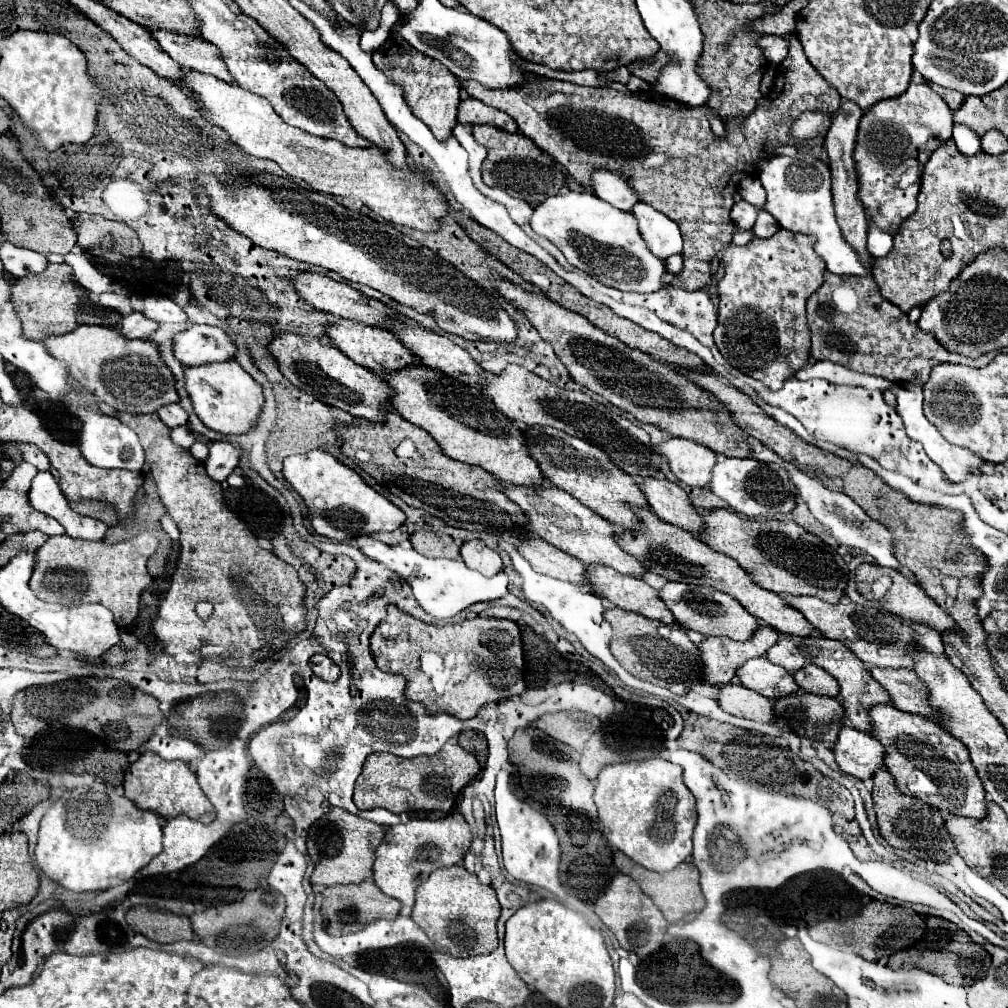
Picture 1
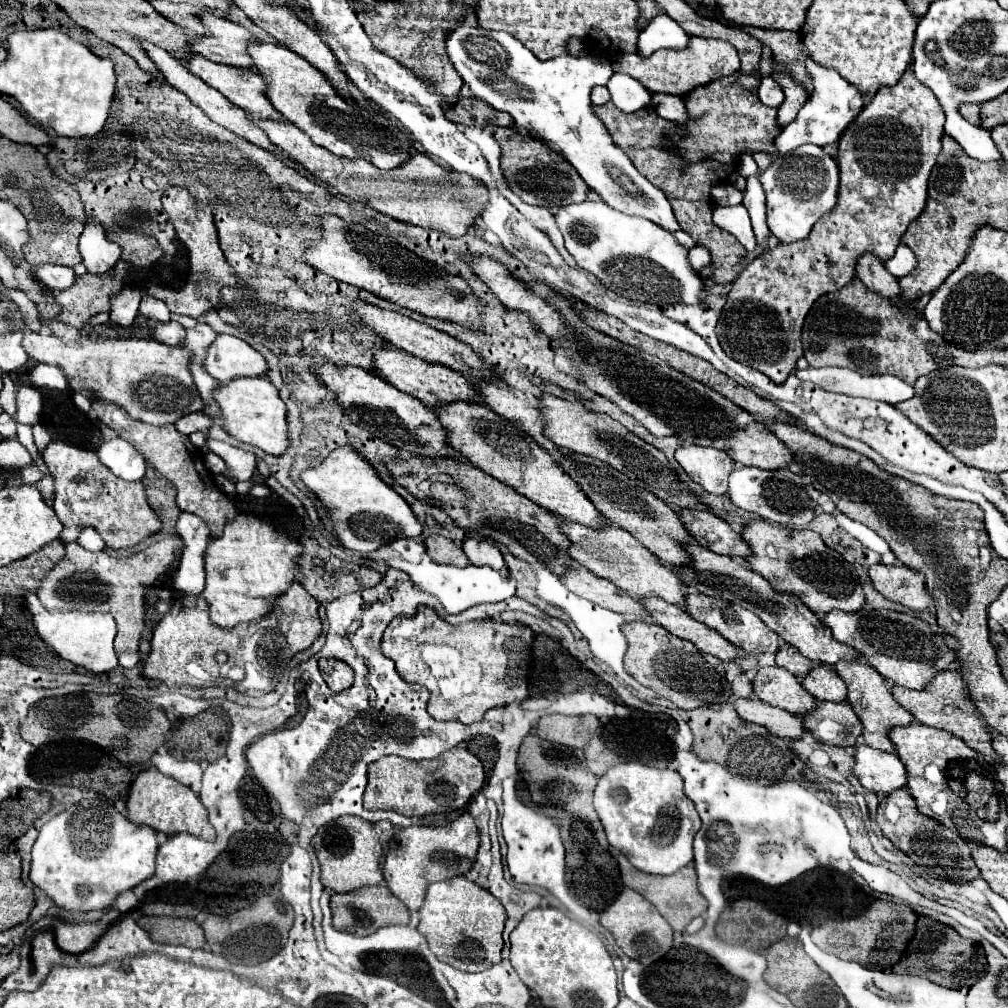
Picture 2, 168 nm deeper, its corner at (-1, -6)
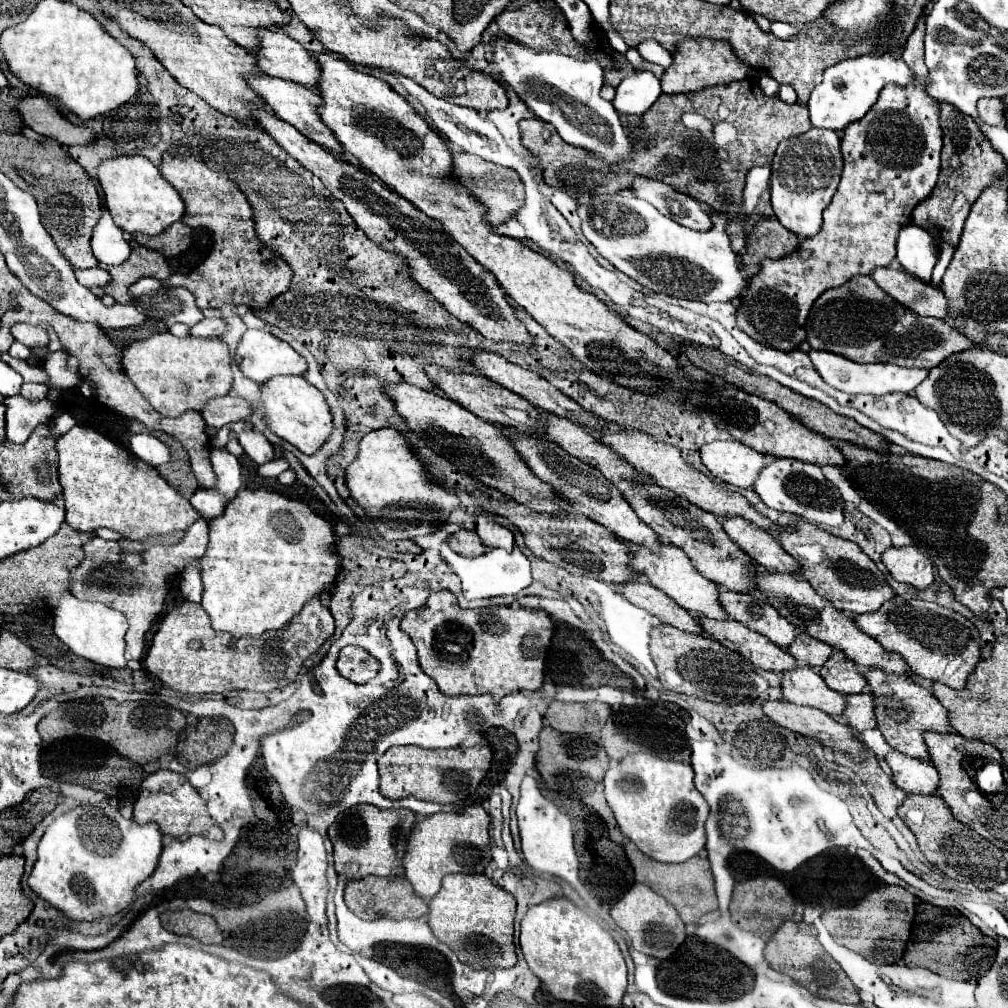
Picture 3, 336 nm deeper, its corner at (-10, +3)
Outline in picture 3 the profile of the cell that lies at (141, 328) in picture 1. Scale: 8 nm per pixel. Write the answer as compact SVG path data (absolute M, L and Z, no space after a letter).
M202 319L194 327L190 327L190 335L194 337L218 337L224 333L226 323L222 319Z

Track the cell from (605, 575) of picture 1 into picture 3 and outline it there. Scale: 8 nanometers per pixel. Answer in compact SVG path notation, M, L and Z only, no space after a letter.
M698 617L698 621L700 625L704 625L706 635L716 639L724 647L740 653L744 659L748 659L752 665L760 669L788 671L796 667L796 661L792 655L776 647L768 637L750 631L738 621L732 621L732 619L712 621L708 617Z

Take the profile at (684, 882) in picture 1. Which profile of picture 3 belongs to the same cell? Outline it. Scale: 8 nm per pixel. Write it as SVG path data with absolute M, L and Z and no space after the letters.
M626 843L624 849L626 849L626 855L634 867L636 881L648 885L652 891L660 893L666 901L670 901L676 907L676 911L680 913L684 923L698 923L698 919L704 913L718 909L718 899L714 893L714 879L712 879L710 865L708 865L706 857L696 855L684 863L672 865L672 863L660 863L660 861L646 857L644 853L638 851L638 847L634 843Z

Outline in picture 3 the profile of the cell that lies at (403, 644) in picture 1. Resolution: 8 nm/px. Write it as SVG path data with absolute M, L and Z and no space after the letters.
M438 591L428 597L424 607L408 611L400 629L416 645L422 671L438 683L444 695L490 693L498 703L506 693L542 687L544 657L554 625L544 611L528 611L520 605L462 611L450 591Z

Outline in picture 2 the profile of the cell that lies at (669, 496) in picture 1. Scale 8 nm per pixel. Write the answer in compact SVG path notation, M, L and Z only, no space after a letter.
M683 510L679 512L683 518L685 528L689 530L693 542L713 550L715 554L731 556L731 558L743 558L747 560L751 556L751 548L741 538L741 534L733 532L731 526L715 516L709 510Z

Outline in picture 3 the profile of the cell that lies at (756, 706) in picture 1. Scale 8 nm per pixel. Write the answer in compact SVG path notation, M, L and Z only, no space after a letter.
M762 701L762 711L772 719L776 721L778 725L790 729L790 731L796 731L804 737L810 737L830 749L838 749L838 751L844 751L848 755L852 755L856 761L862 759L864 755L864 745L862 741L856 737L856 733L852 733L852 729L844 723L840 723L838 719L826 715L824 711L818 711L818 709L810 709L810 707L798 707L794 703L788 703L788 701Z

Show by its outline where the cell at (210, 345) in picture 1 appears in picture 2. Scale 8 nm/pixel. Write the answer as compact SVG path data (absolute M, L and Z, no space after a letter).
M221 334L207 350L205 358L207 372L221 384L233 378L261 378L269 372L267 360L253 350L245 340L229 334Z

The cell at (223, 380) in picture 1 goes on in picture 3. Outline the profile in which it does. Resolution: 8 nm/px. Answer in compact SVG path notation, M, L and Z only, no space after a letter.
M272 377L272 381L264 381L260 385L258 407L264 409L268 429L306 455L312 455L332 433L332 417L324 395L302 377Z

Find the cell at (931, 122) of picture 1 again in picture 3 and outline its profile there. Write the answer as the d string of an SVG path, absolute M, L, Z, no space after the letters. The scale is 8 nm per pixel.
M924 17L916 25L914 33L908 37L902 59L910 67L914 79L908 85L886 85L880 91L876 105L856 123L848 125L842 139L844 171L838 191L832 203L824 209L824 225L818 235L800 241L798 249L780 259L764 259L760 271L748 281L748 287L740 295L740 307L736 313L738 329L748 333L754 341L762 345L772 345L784 353L800 347L806 341L806 319L812 303L830 287L840 287L856 275L870 275L876 267L888 267L896 257L898 233L904 225L912 223L914 207L924 201L936 187L940 171L940 151L942 151L942 129L940 129L940 101L928 97L924 65Z

